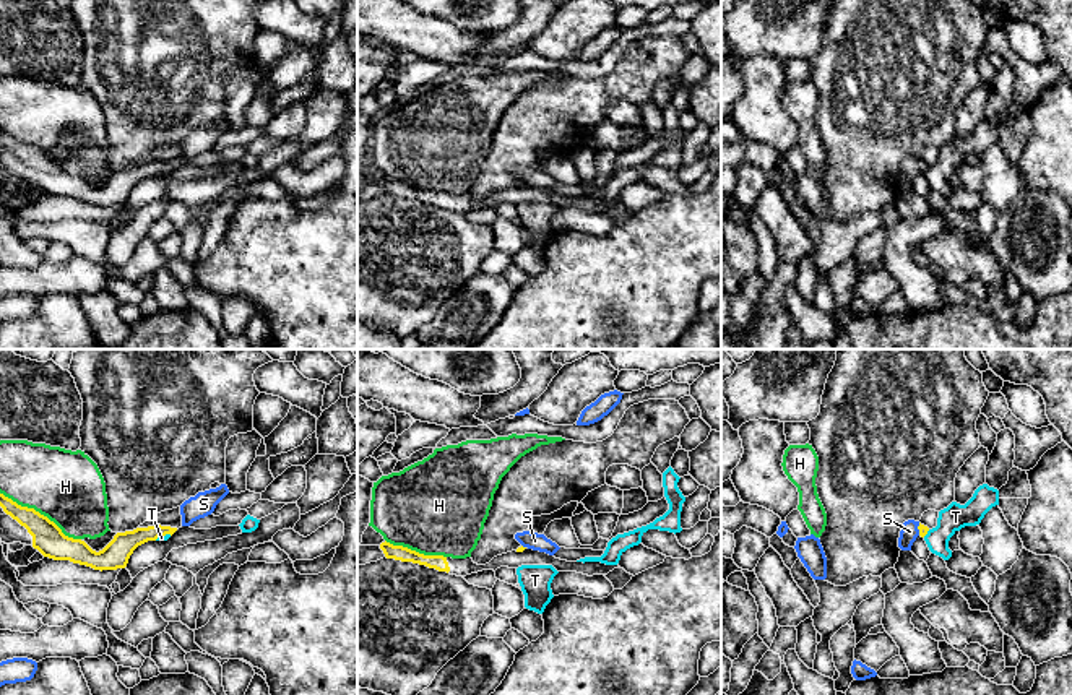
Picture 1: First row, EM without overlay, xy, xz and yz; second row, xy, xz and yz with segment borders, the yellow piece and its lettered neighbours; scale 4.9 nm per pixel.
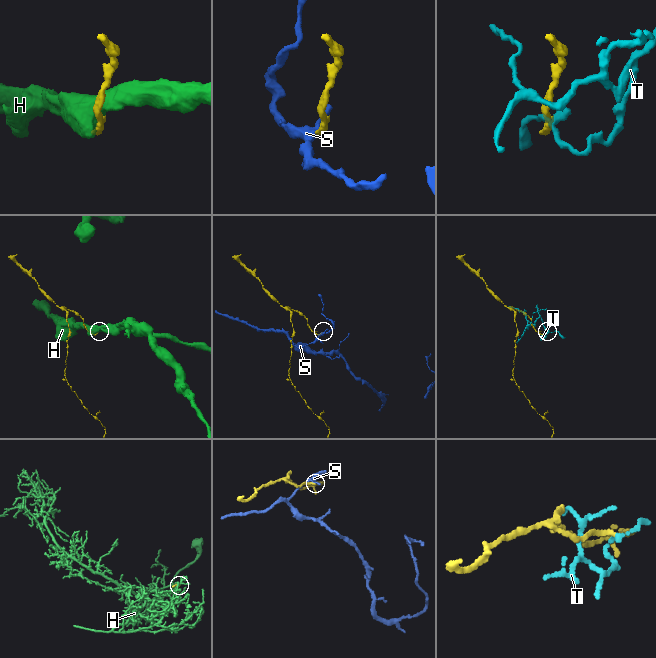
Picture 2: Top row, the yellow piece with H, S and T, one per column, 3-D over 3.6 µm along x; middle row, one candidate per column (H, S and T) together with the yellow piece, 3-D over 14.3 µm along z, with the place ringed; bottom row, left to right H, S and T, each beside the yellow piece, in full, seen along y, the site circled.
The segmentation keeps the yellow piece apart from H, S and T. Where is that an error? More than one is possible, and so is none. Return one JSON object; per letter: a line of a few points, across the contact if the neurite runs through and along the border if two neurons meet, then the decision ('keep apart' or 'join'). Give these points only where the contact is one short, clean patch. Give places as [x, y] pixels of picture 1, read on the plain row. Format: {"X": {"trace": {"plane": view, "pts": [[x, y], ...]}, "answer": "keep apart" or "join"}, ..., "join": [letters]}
{"H": {"answer": "keep apart"}, "S": {"trace": {"plane": "yz", "pts": [[920, 159], [918, 171]]}, "answer": "keep apart"}, "T": {"trace": {"plane": "xy", "pts": [[171, 171], [161, 171], [155, 176]]}, "answer": "keep apart"}, "join": []}

